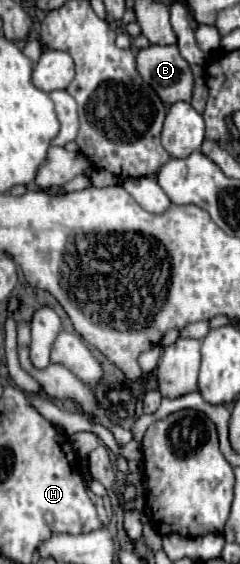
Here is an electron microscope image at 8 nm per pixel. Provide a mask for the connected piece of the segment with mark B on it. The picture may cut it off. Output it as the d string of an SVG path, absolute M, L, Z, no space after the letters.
M150 45L136 55L138 73L162 97L162 103L190 101L194 77L176 45Z

